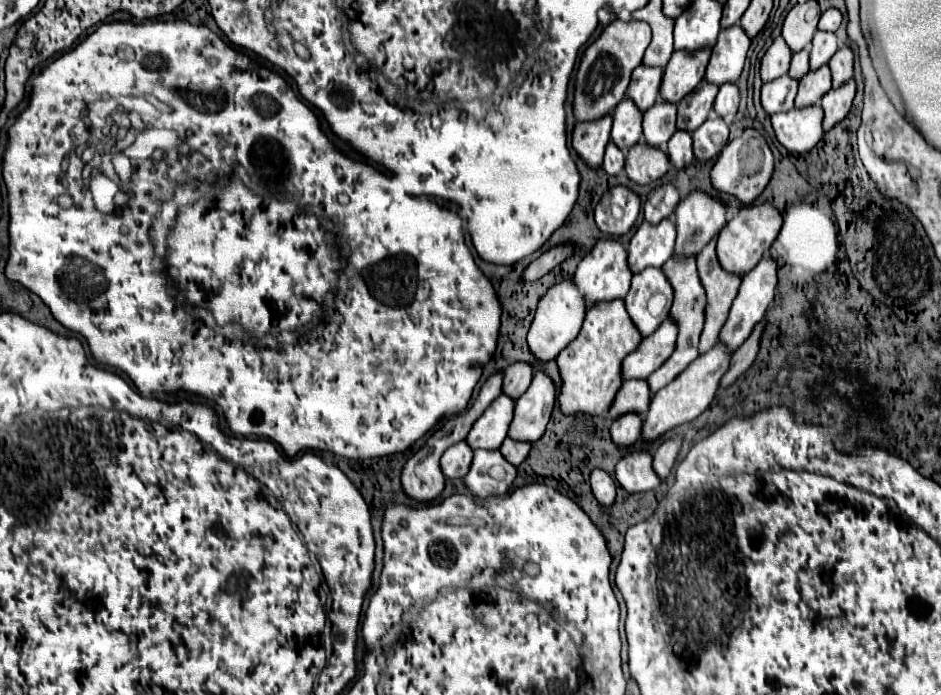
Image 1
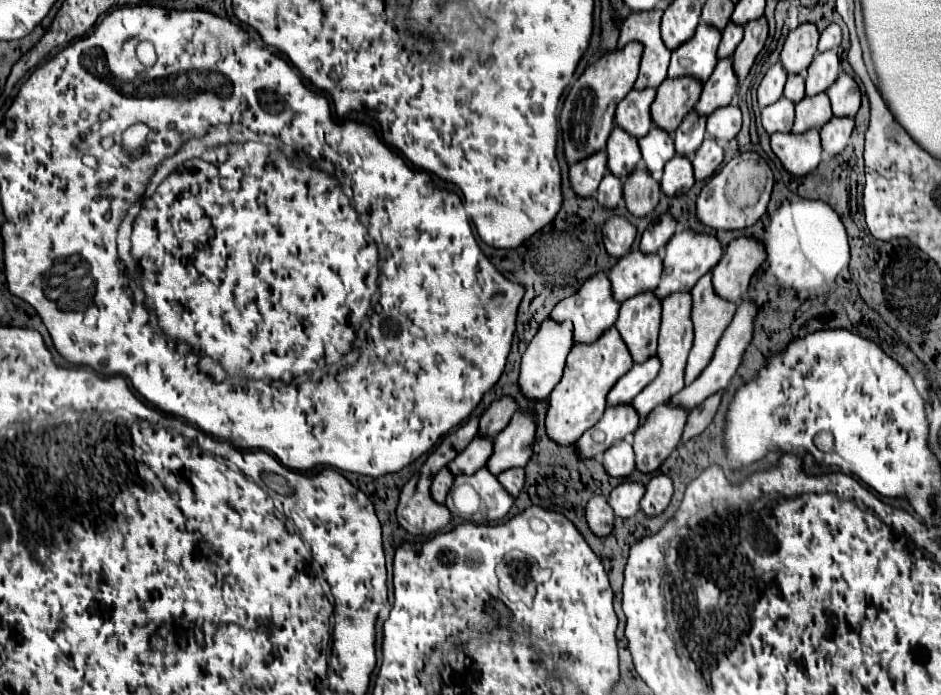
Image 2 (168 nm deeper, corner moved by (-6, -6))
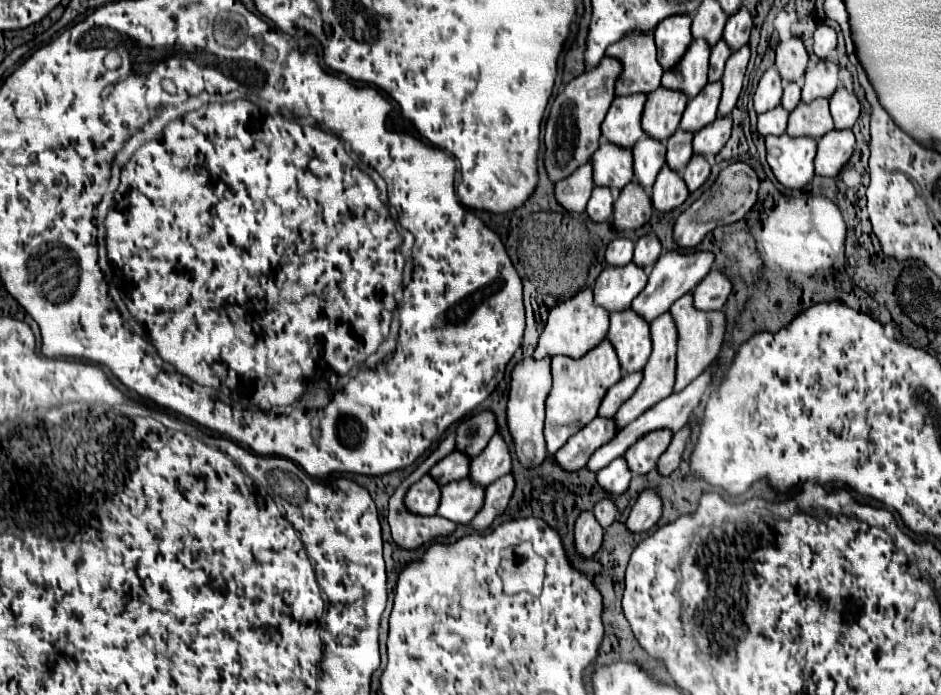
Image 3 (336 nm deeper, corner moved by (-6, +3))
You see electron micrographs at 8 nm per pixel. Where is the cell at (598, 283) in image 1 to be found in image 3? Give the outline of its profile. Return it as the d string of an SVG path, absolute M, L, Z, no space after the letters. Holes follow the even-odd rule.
M584 288L576 296L556 304L550 310L548 322L546 322L542 334L540 334L534 356L536 358L556 356L556 354L568 354L568 356L574 356L574 358L584 356L590 348L594 348L600 340L604 340L604 336L608 334L608 320L610 320L610 312L606 312L604 308L594 304L592 288Z

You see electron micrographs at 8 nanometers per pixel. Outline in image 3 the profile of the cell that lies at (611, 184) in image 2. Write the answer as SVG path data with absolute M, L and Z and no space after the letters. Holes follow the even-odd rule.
M596 186L592 190L592 198L590 198L588 206L586 206L586 212L594 222L610 220L612 212L614 212L614 192L610 188Z

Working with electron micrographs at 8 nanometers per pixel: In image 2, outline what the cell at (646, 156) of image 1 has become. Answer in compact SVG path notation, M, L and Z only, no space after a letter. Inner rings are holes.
M638 167L626 181L624 181L624 201L628 213L634 217L646 217L652 213L660 199L658 181L652 179L646 169Z

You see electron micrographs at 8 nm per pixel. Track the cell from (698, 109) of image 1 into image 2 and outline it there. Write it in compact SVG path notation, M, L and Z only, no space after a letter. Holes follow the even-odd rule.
M690 111L690 115L674 131L676 155L694 157L694 153L698 151L698 147L704 141L704 133L706 133L706 119L700 117L696 111Z

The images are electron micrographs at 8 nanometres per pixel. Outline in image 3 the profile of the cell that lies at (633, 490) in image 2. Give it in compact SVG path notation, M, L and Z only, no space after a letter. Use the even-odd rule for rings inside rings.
M614 498L598 500L596 506L594 506L594 516L602 524L602 528L608 528L616 520L616 516L618 516L618 506L616 506Z

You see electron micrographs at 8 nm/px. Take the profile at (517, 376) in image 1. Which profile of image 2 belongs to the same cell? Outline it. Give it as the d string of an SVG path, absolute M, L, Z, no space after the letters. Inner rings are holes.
M502 397L500 401L494 401L482 415L480 415L480 425L478 425L478 435L480 437L494 437L496 433L500 433L510 417L516 411L516 403L510 397Z

